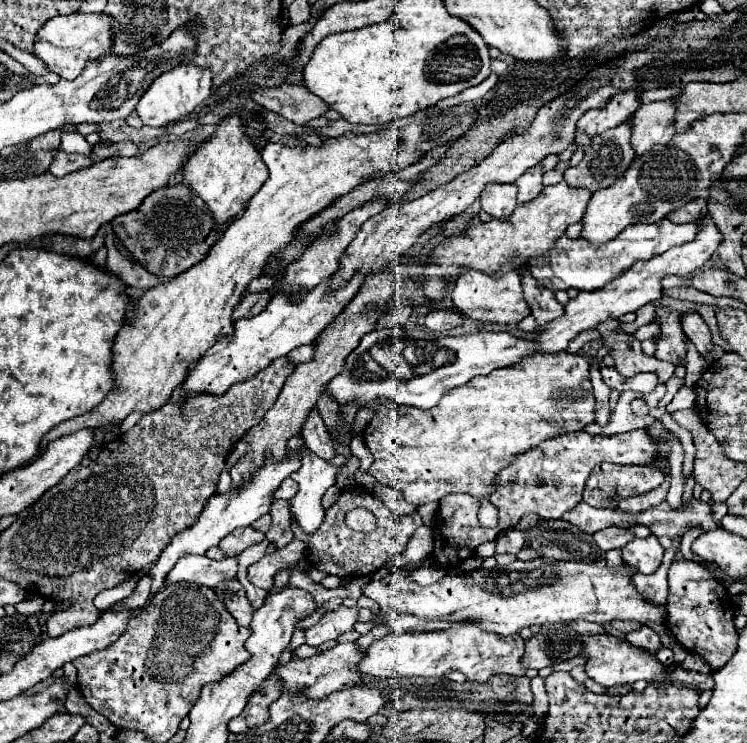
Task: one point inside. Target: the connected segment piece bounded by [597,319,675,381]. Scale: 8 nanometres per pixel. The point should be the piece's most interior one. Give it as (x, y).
(625, 348)

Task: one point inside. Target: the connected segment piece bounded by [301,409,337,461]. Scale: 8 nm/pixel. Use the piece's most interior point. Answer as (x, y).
(315, 433)

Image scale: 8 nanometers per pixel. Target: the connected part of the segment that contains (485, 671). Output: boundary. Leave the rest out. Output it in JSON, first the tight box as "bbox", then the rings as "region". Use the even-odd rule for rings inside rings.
{"bbox":[359,623,527,683],"region":[[[451,623],[449,629],[443,631],[427,631],[427,633],[403,633],[401,637],[395,633],[389,633],[381,639],[377,639],[369,649],[365,659],[359,663],[359,669],[365,675],[373,677],[445,677],[449,671],[461,671],[469,681],[485,683],[491,675],[507,673],[507,675],[525,675],[527,669],[521,667],[521,655],[523,655],[523,639],[519,633],[507,635],[507,637],[485,631],[479,623]]]}

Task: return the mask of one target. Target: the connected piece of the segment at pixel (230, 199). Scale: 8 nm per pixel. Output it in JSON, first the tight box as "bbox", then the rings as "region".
{"bbox":[181,115,269,227],"region":[[[233,115],[223,119],[215,135],[201,143],[195,155],[189,157],[189,161],[183,167],[181,185],[191,187],[195,195],[199,195],[207,203],[217,225],[225,227],[247,207],[249,199],[259,191],[267,177],[269,177],[267,165],[263,163],[259,151],[251,145],[249,137],[241,129],[239,117]]]}

